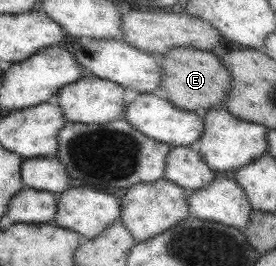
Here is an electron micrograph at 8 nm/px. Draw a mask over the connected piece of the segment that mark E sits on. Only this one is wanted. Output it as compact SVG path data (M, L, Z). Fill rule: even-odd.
M175 47L159 59L159 87L166 92L166 100L174 107L201 114L212 109L215 103L223 105L230 92L232 77L212 52Z

